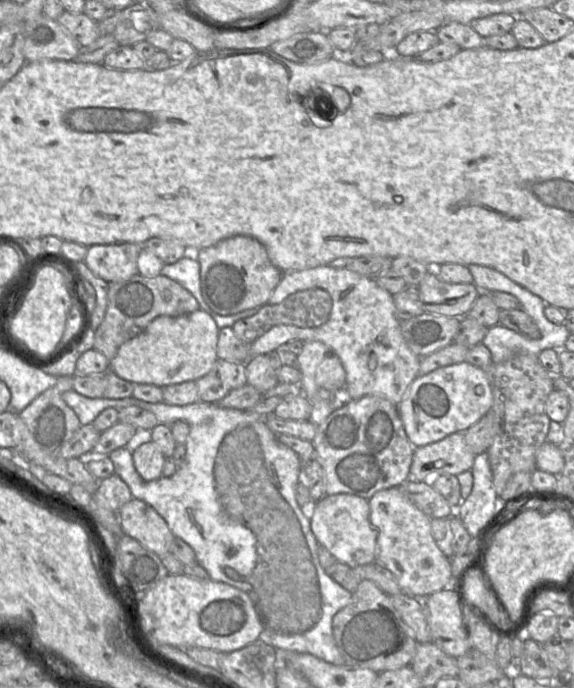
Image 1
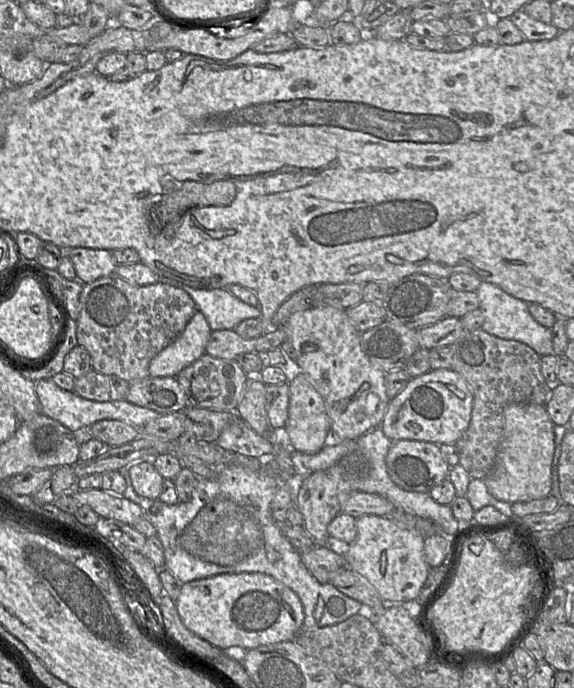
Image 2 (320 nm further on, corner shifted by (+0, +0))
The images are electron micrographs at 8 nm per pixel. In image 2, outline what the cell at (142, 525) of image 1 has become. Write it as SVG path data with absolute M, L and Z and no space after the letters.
M75 485L75 489L68 493L72 493L79 506L89 506L99 517L115 519L133 526L144 516L138 504L123 495L116 495L101 488L79 490Z

